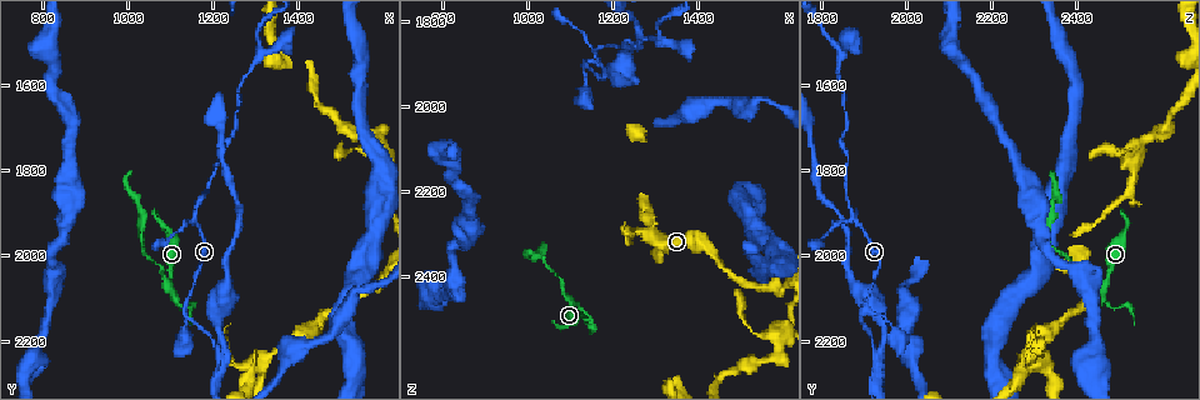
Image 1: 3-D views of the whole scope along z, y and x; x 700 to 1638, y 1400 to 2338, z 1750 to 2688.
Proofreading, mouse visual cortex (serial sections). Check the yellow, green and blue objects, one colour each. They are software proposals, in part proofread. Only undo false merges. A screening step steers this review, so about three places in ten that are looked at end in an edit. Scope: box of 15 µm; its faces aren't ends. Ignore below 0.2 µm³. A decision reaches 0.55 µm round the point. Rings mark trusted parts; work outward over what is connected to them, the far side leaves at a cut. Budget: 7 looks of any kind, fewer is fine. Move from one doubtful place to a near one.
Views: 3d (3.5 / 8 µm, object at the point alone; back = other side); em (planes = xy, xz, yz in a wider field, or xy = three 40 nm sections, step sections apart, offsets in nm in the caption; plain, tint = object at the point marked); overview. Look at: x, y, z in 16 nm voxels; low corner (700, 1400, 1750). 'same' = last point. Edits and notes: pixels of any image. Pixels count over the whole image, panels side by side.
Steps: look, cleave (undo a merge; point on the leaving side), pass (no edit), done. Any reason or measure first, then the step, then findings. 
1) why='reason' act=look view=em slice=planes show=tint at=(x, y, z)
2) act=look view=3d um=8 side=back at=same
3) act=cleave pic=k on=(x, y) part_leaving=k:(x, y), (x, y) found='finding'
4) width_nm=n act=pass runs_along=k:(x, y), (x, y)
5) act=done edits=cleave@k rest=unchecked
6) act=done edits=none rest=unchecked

why='abrupt turn' act=look view=3d um=3.5 side=back at=(1105, 2075, 2465)

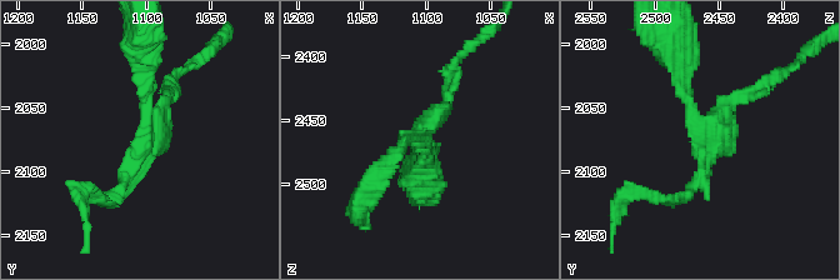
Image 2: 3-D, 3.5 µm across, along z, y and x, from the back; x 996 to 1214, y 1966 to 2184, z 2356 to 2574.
why='need the tissue' act=look view=em slice=xy step=3 show=tint at=(1102, 2066, 2462)

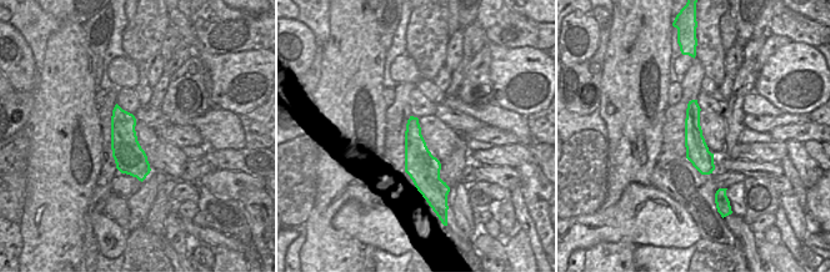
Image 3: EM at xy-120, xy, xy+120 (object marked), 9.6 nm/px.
act=cleave pic=2 on=(701, 184) part_leaving=2:(704, 130), (790, 65) found='two cells meet here'

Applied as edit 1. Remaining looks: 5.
why='redraw' act=look view=overview

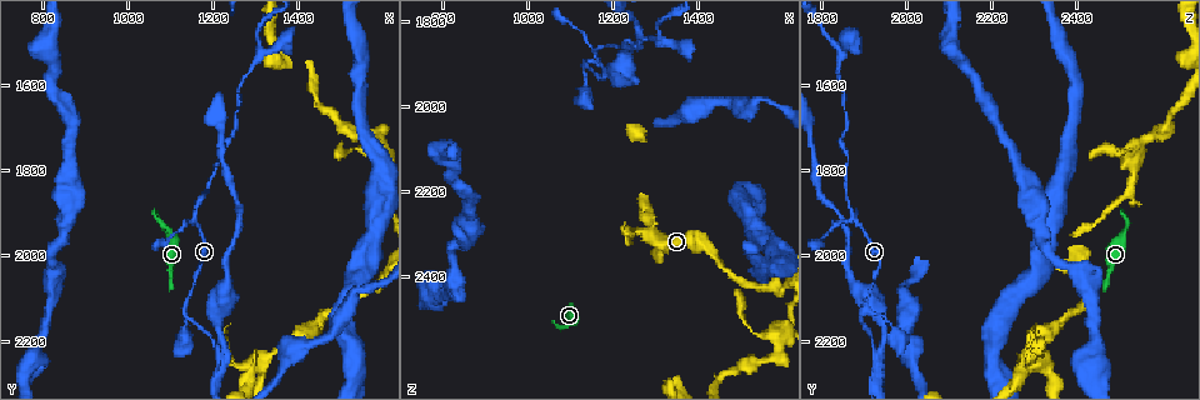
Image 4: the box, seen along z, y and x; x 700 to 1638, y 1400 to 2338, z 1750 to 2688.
why='a narrow waist' act=look view=3d um=3.5 at=(1305, 2265, 2285)

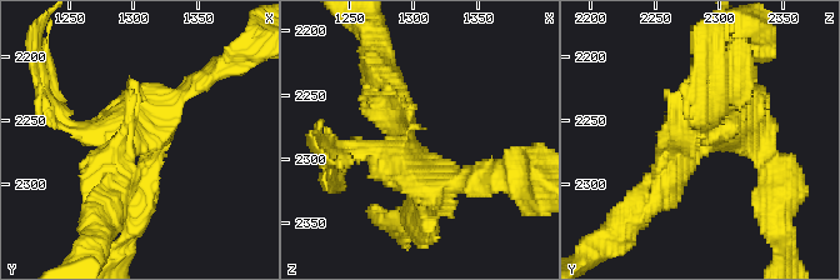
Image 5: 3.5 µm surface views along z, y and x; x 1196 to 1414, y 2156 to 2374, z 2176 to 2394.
act=look view=em slice=xy step=3 show=tint at=(1300, 2270, 2284)

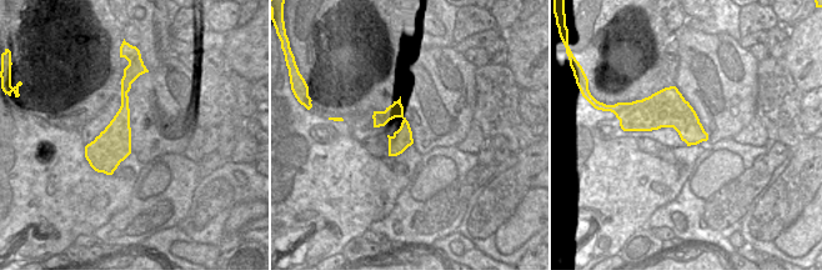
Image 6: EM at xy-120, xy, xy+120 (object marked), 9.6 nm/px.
act=cleave pic=5 on=(113, 155) part_leaving=5:(131, 148), (93, 179), (96, 225) found='a second cell is stuck on'

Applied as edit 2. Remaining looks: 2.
why='abrupt turn' act=look view=3d um=8 at=(1135, 2125, 1910)

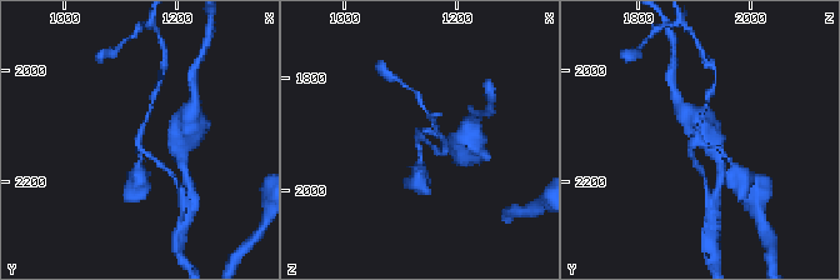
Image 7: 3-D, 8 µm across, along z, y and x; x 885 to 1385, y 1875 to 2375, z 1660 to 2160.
why='now the EM' act=look view=em slice=xy step=2 show=tint at=(1130, 2120, 1905)

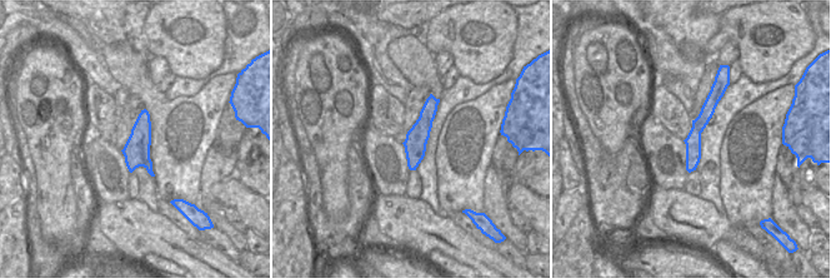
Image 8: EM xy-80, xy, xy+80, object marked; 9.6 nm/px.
act=pass runs_along=8:(717, 93), (695, 132), (690, 168) found='continuous, no second cell'

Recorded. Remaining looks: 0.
act=done edits=cleave@2,cleave@5 rest=unchecked

